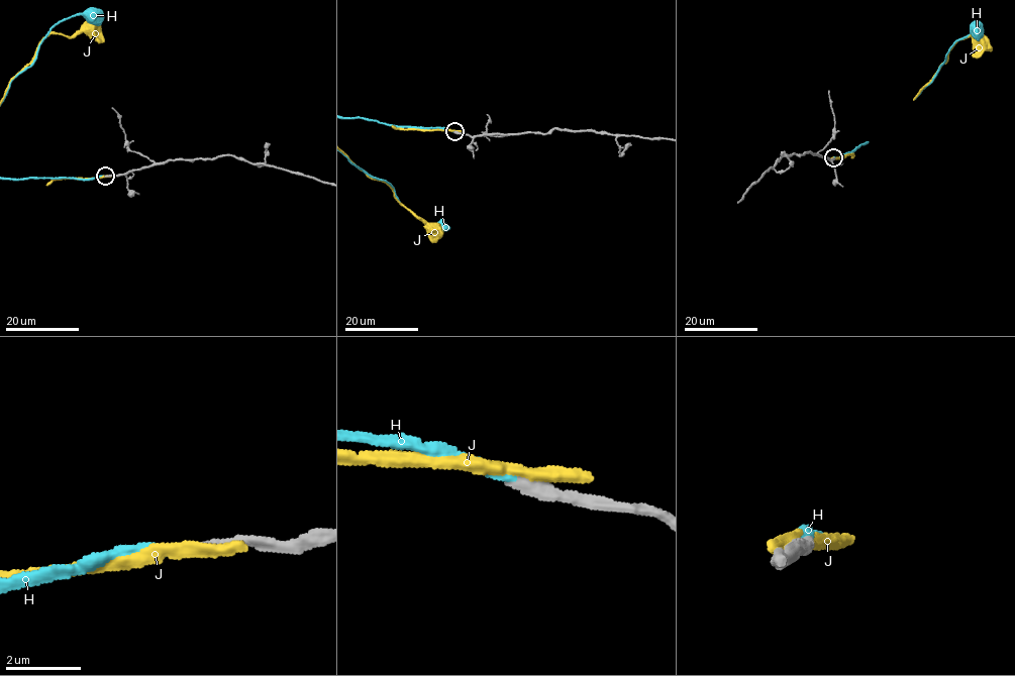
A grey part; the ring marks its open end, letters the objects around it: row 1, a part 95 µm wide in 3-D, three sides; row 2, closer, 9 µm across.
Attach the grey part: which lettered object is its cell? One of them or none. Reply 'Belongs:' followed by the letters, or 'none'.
Belongs: H

